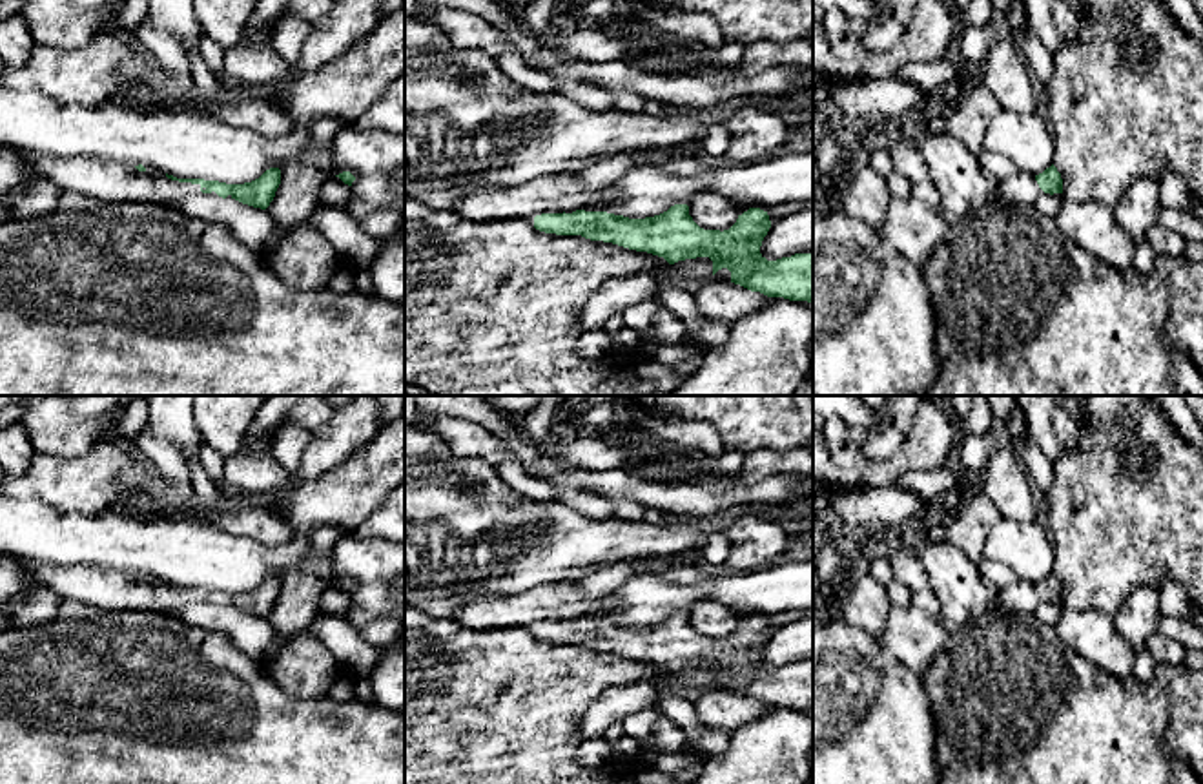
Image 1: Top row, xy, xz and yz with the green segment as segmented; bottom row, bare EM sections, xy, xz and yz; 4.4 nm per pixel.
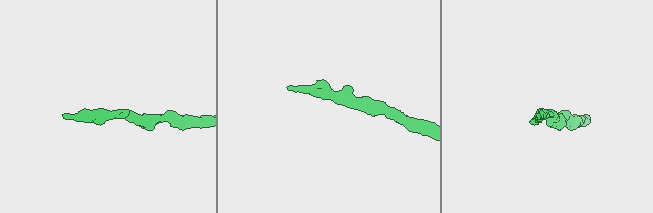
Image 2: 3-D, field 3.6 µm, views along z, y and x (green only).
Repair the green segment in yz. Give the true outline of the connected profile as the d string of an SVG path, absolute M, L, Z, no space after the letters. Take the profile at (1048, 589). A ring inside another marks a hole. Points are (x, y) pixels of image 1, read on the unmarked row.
M1054 573L1039 583L1017 578L1008 587L997 591L997 603L1017 613L1035 613L1041 598L1050 603L1063 602L1063 587Z

